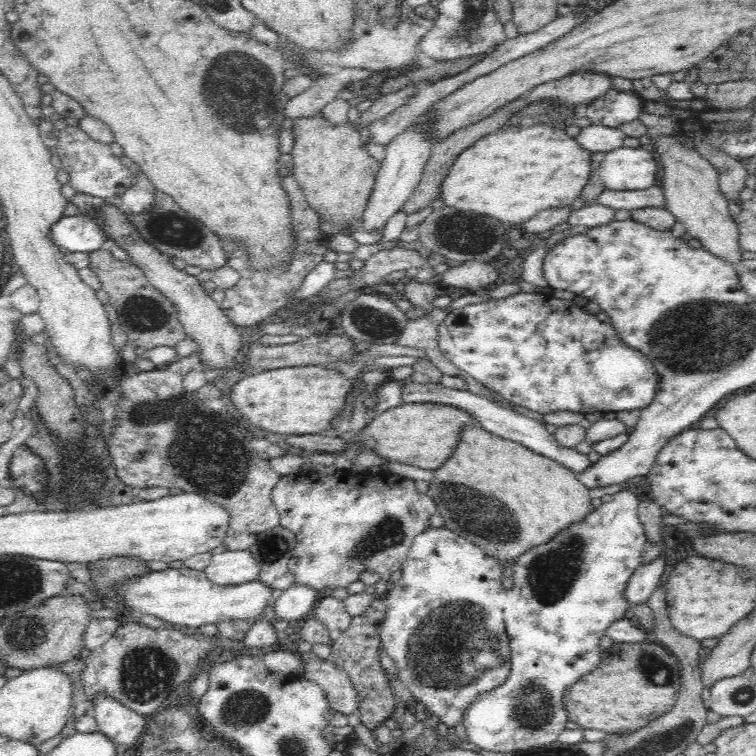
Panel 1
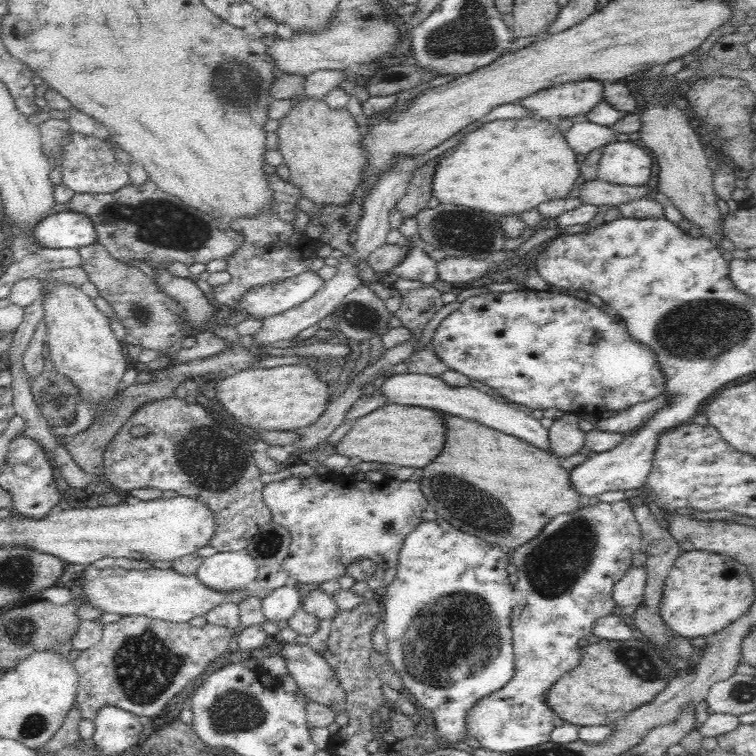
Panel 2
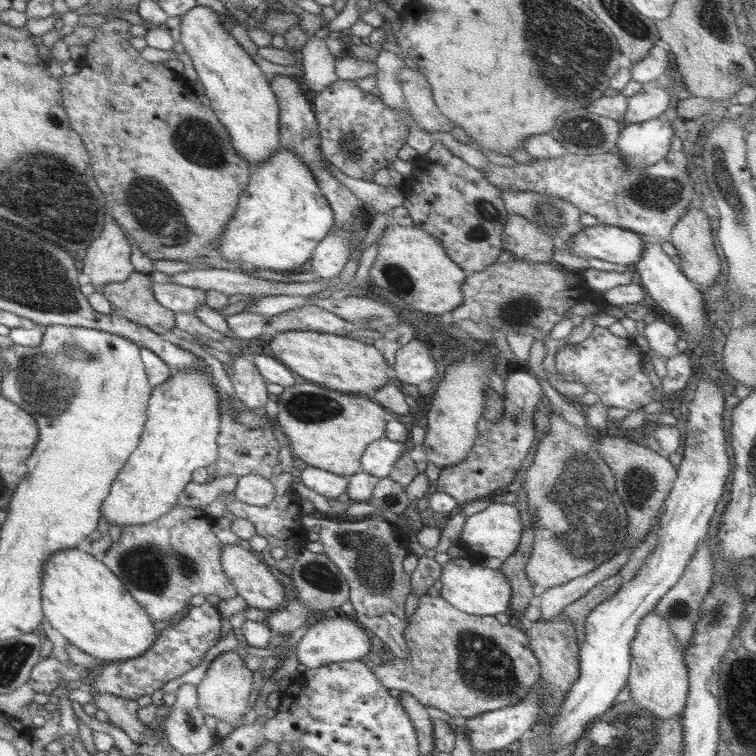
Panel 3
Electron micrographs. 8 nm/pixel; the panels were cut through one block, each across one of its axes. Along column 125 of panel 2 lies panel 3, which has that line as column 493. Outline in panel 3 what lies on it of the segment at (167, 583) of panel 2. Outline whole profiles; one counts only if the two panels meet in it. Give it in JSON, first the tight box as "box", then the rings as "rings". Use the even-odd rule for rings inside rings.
{"box":[439,558,510,616],"rings":[[[455,558],[440,566],[439,597],[458,612],[474,616],[494,616],[509,612],[510,587],[495,565],[485,566],[474,559]]]}

